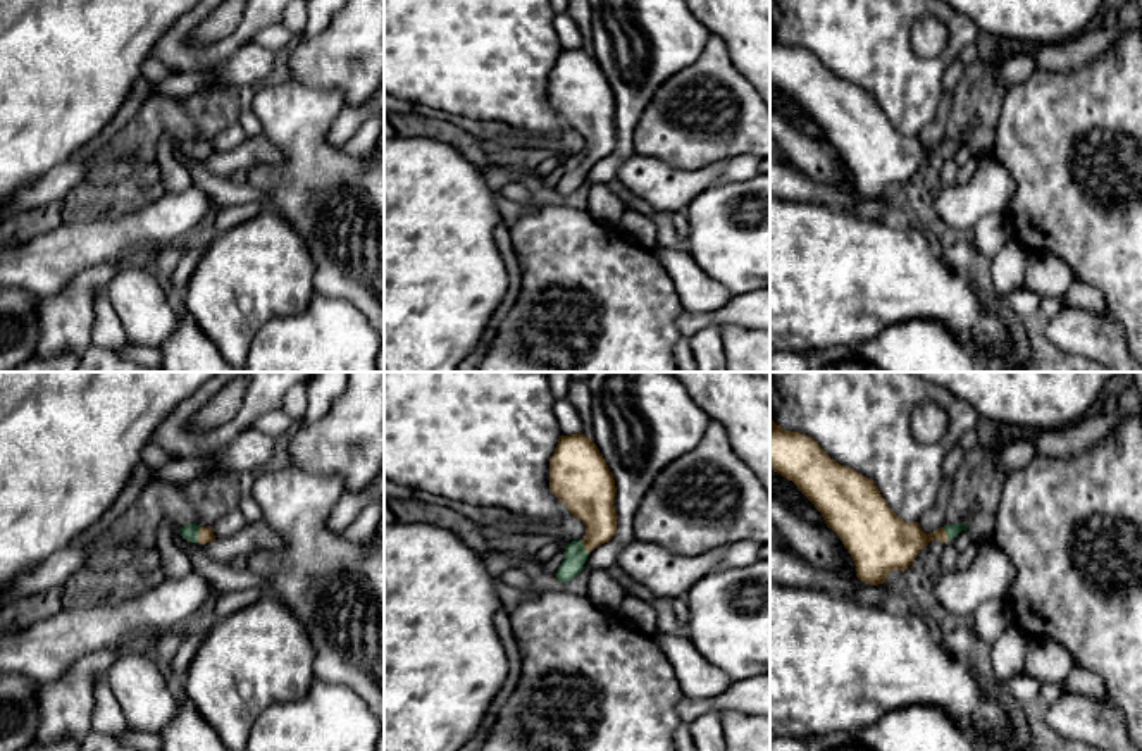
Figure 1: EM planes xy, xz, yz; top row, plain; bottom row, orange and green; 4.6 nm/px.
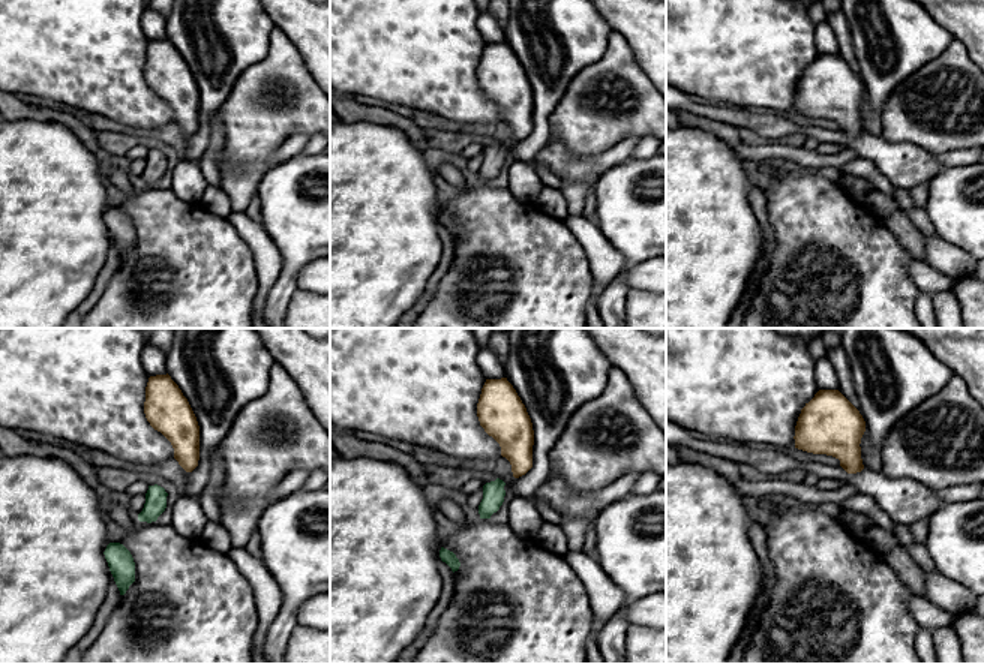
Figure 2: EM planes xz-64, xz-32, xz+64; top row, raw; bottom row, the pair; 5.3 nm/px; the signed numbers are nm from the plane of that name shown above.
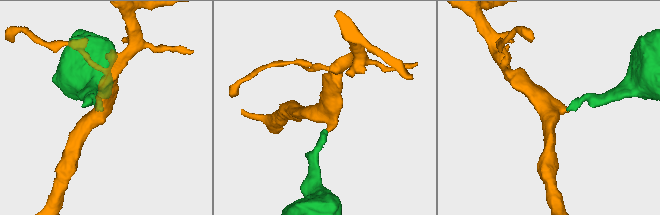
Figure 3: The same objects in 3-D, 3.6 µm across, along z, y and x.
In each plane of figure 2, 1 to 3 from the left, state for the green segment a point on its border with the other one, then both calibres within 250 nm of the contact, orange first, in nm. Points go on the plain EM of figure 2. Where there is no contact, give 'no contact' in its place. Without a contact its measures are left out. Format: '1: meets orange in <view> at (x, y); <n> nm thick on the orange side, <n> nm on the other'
1: no contact
2: no contact
3: no contact

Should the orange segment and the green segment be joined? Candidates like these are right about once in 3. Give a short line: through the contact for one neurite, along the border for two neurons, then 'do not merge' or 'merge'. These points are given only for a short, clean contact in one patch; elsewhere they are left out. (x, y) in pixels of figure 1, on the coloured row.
xy (205, 534), (198, 534), (190, 533) | merge

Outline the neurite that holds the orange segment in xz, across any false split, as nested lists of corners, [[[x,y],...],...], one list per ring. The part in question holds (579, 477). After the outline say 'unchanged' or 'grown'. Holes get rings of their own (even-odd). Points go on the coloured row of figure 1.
[[[582,432],[558,436],[549,458],[549,491],[586,525],[584,539],[565,546],[555,574],[567,584],[586,568],[589,553],[608,543],[617,531],[613,474],[598,446]]] | grown

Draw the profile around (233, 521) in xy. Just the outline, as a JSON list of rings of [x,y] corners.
[[[236,508],[217,518],[210,527],[215,536],[227,537],[238,531],[241,531],[248,522],[245,520],[243,513]]]

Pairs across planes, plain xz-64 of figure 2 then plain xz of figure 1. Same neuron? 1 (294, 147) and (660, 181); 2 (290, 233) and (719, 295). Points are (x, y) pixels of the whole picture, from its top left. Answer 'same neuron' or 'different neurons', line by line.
1: same neuron
2: different neurons

